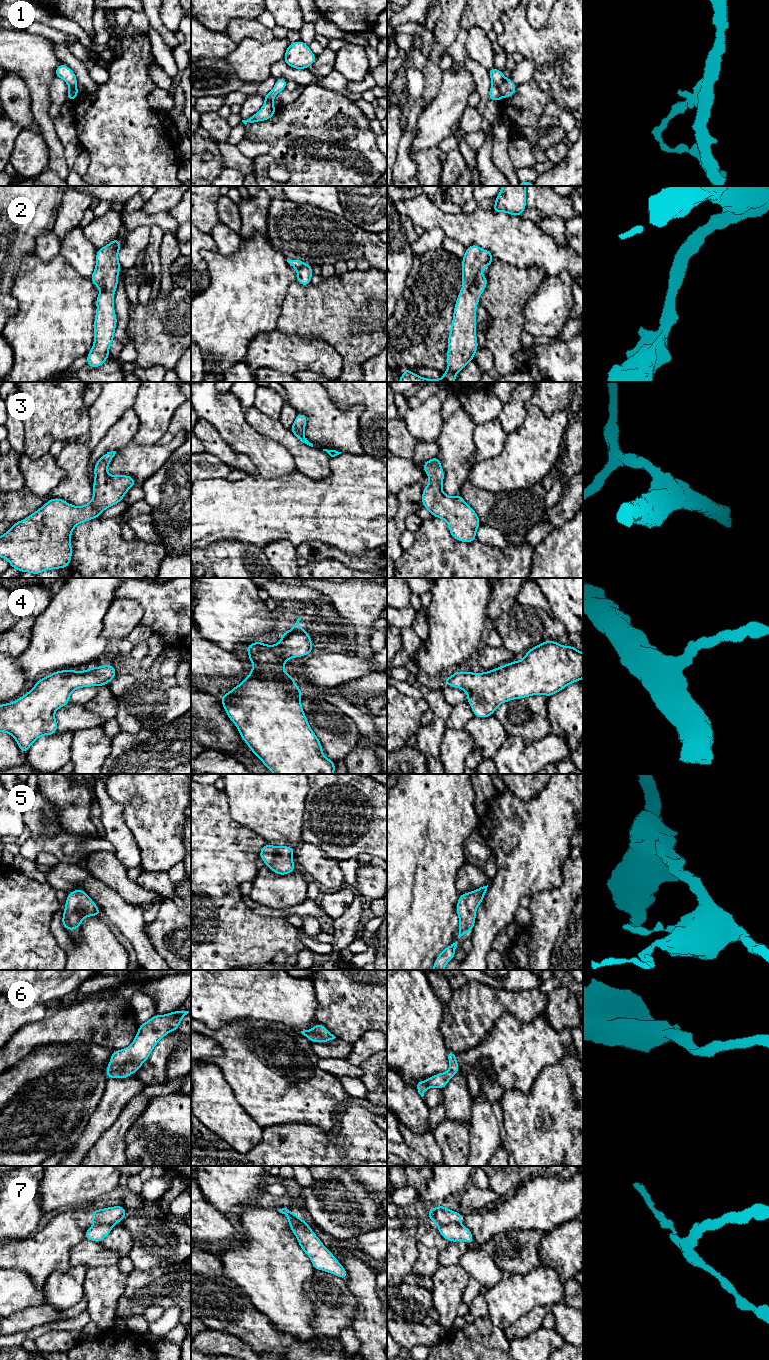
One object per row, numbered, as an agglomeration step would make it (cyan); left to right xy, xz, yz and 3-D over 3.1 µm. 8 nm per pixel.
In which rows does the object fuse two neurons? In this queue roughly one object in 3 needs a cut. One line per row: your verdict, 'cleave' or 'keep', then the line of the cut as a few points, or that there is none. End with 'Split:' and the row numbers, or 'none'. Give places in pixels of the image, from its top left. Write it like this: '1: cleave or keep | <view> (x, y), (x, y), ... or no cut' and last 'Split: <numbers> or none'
1: cleave | yz (504, 78), (498, 87), (502, 96)
2: keep | no cut
3: keep | no cut
4: keep | no cut
5: keep | no cut
6: keep | no cut
7: cleave | yz (457, 1222), (437, 1224)
Split: 1, 7

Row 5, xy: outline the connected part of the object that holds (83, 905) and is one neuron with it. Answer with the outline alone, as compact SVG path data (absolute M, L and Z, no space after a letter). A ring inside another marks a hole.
M80 888L68 893L62 926L66 930L77 930L83 919L89 916L101 916L101 912L88 894Z

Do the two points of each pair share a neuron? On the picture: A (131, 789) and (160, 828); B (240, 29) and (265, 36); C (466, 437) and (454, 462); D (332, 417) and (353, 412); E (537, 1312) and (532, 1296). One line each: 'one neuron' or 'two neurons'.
A: one neuron
B: one neuron
C: one neuron
D: one neuron
E: two neurons

